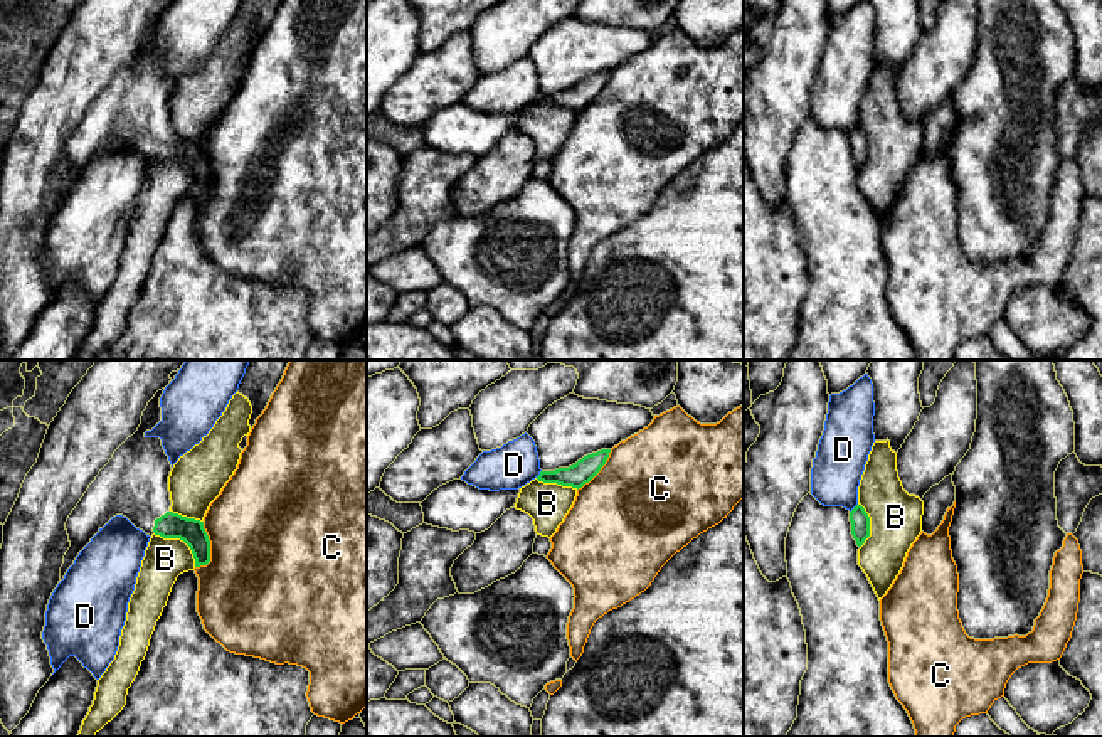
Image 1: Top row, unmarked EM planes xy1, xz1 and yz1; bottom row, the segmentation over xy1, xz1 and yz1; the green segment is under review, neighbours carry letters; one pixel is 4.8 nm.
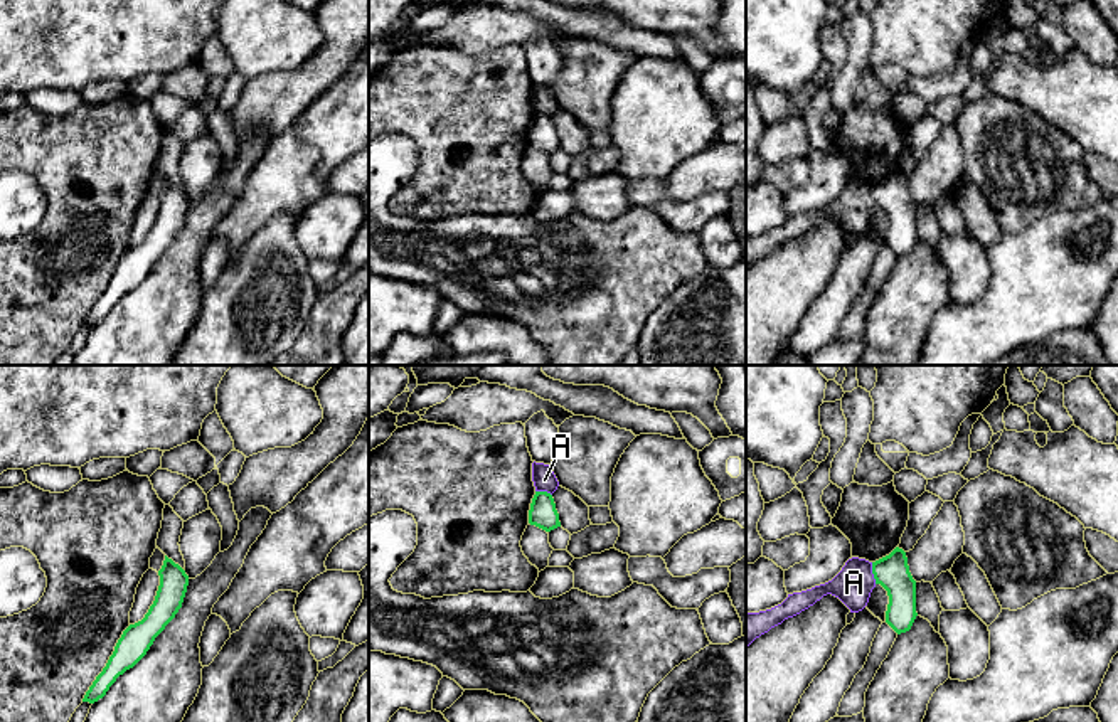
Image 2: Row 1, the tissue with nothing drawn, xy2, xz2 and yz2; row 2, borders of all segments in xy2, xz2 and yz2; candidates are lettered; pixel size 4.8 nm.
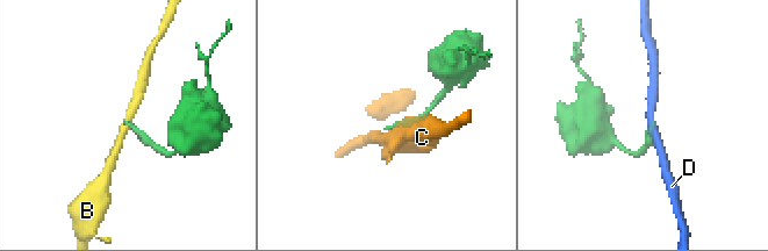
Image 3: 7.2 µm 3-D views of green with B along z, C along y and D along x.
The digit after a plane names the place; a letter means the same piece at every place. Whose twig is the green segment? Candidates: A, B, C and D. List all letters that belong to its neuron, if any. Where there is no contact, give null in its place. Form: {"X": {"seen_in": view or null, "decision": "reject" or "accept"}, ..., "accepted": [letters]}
{"A": {"seen_in": "yz2", "decision": "reject"}, "B": {"seen_in": "xy1", "decision": "reject"}, "C": {"seen_in": "xy1", "decision": "reject"}, "D": {"seen_in": "yz1", "decision": "reject"}, "accepted": []}

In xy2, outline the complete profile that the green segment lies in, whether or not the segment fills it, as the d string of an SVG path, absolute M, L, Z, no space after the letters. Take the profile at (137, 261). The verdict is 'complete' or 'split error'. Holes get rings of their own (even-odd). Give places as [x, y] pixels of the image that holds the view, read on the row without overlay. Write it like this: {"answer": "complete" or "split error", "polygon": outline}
{"answer": "complete", "polygon": "M165 178L158 199L160 209L153 227L141 244L130 247L123 254L113 278L86 315L83 325L94 326L103 321L116 301L133 291L146 278L155 261L182 231L189 209L185 194Z"}

